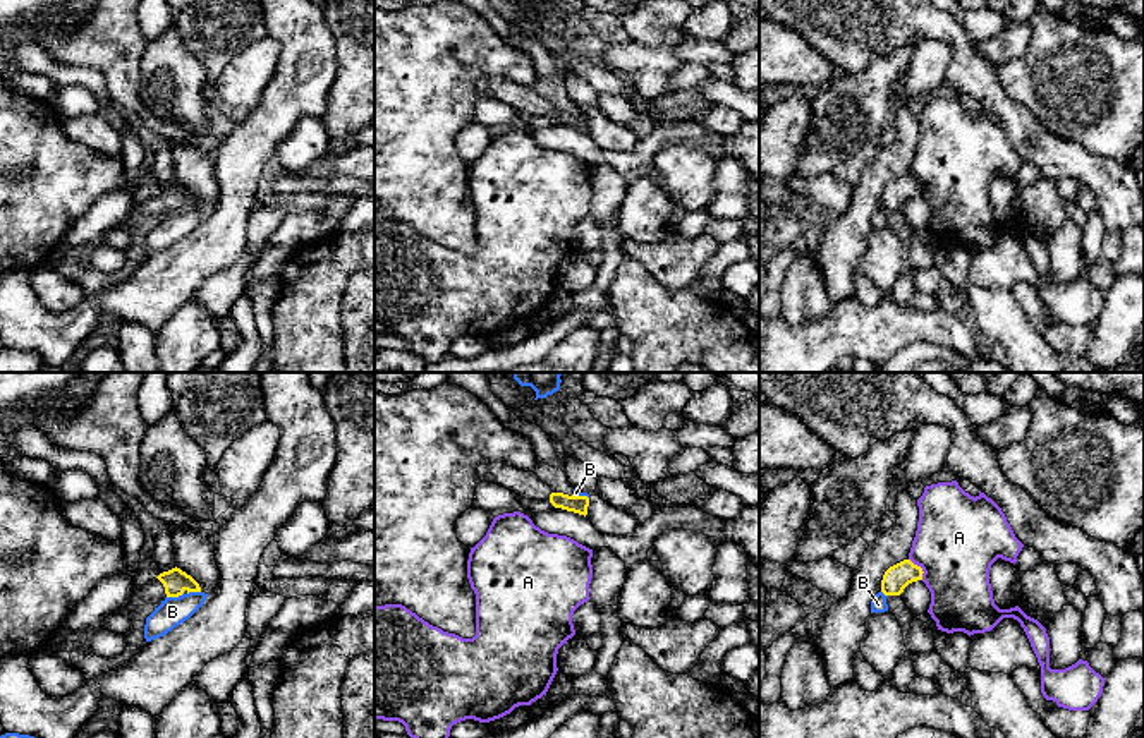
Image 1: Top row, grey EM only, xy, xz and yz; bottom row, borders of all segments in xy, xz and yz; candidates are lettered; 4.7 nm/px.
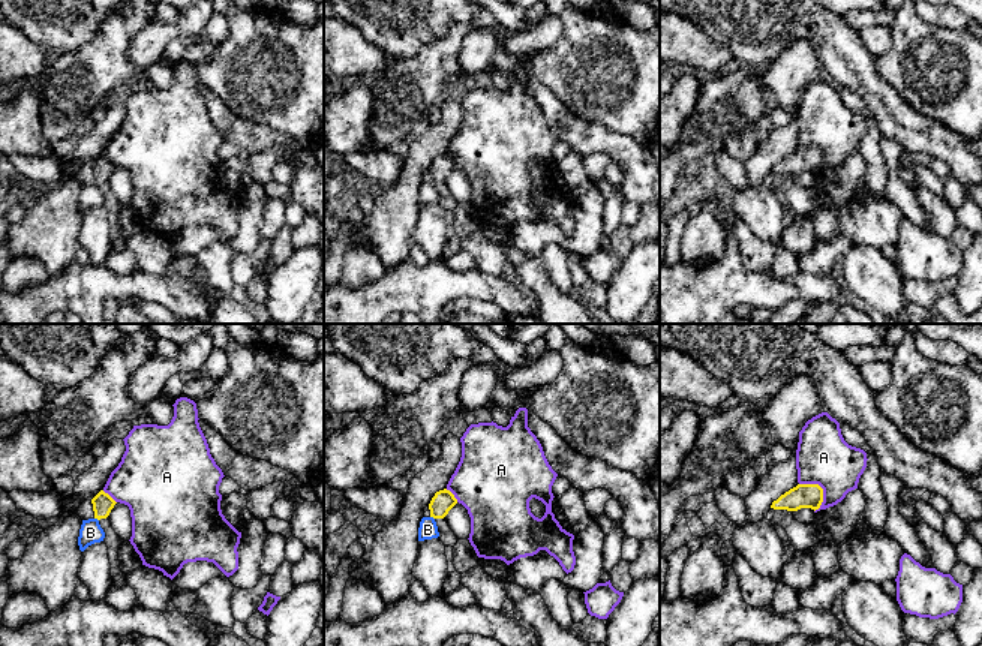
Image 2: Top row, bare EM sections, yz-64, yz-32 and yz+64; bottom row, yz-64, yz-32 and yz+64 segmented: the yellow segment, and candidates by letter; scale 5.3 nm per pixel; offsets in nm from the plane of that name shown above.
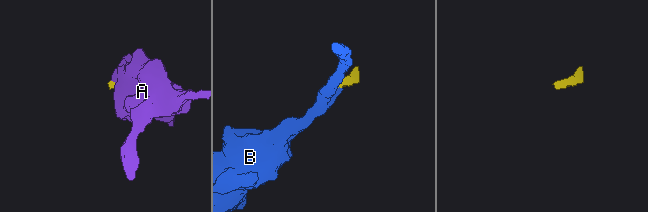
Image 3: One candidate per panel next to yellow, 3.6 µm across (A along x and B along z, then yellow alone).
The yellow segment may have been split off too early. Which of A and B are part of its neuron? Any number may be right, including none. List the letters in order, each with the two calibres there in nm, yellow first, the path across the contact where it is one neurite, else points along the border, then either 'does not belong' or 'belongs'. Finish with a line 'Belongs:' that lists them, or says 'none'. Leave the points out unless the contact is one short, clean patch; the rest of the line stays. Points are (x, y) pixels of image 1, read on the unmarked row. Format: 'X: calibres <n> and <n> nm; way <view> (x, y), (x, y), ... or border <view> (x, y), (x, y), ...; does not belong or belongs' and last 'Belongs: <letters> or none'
A: calibres 120 and 400 nm; does not belong
B: calibres 120 and 140 nm; border xy (182, 208), (167, 213); does not belong
Belongs: none

